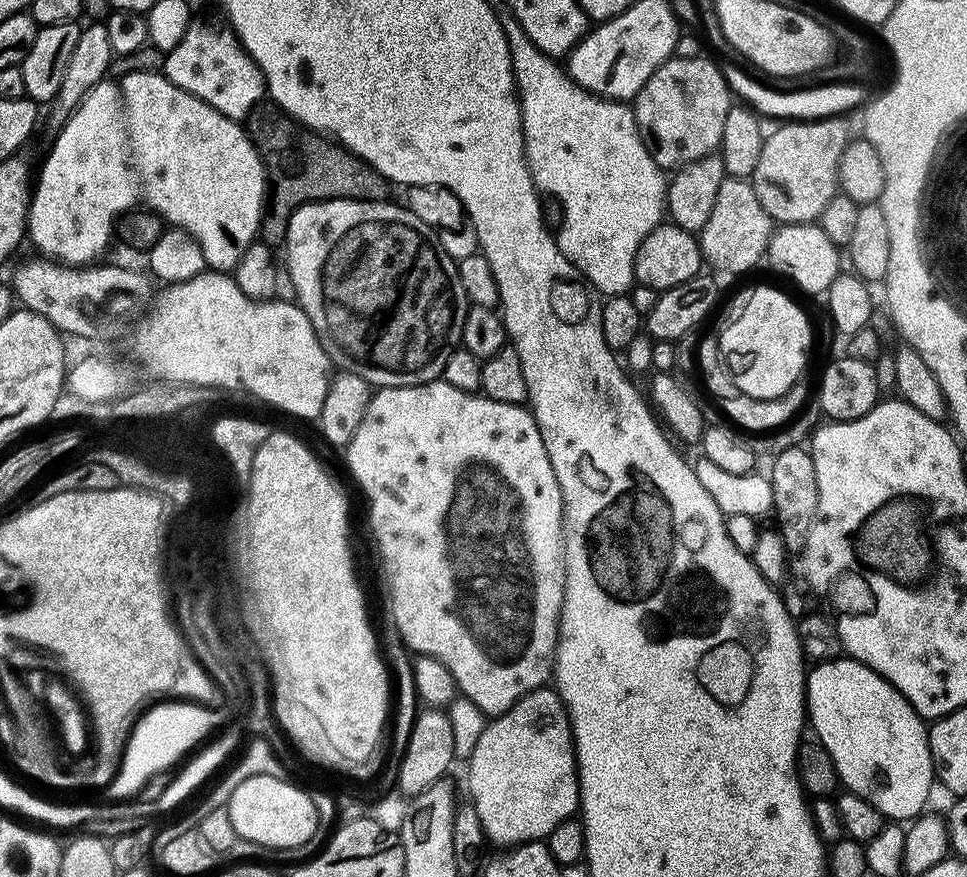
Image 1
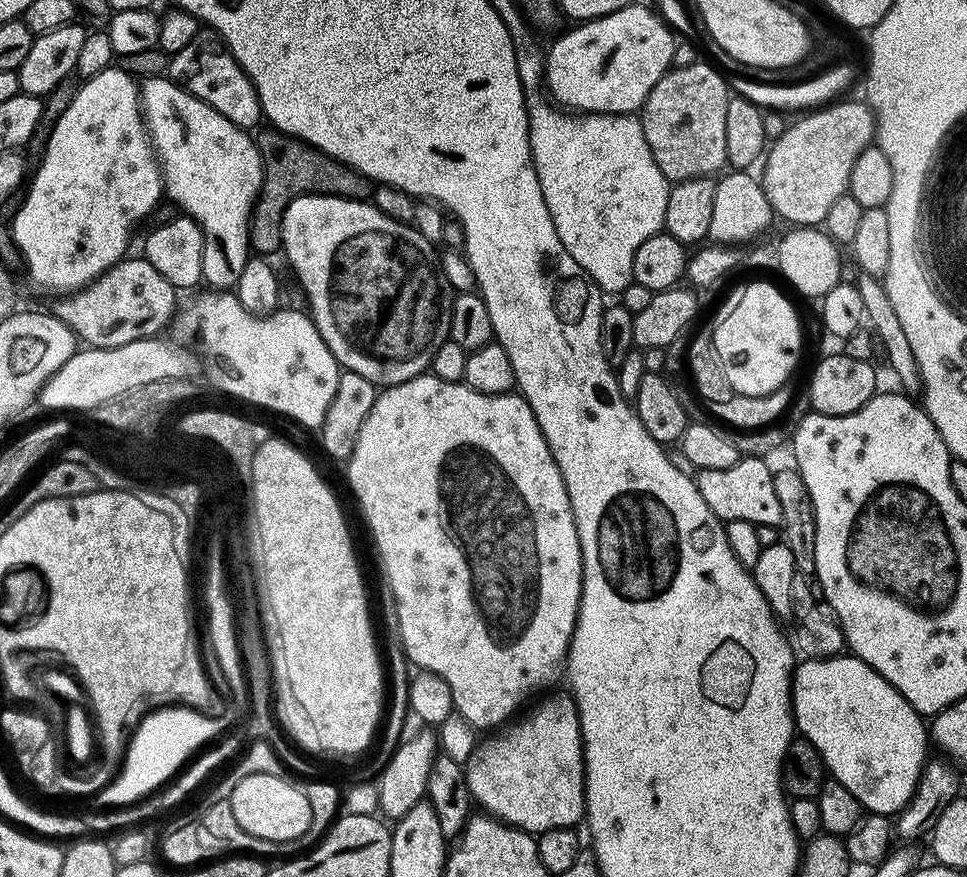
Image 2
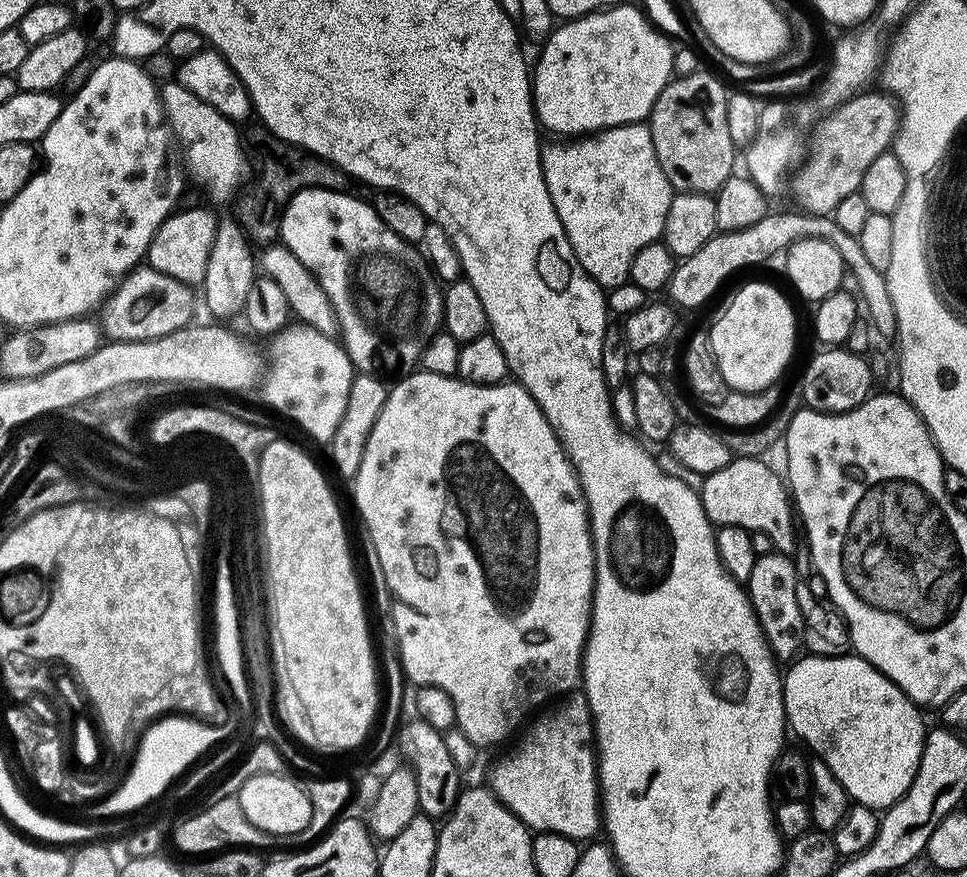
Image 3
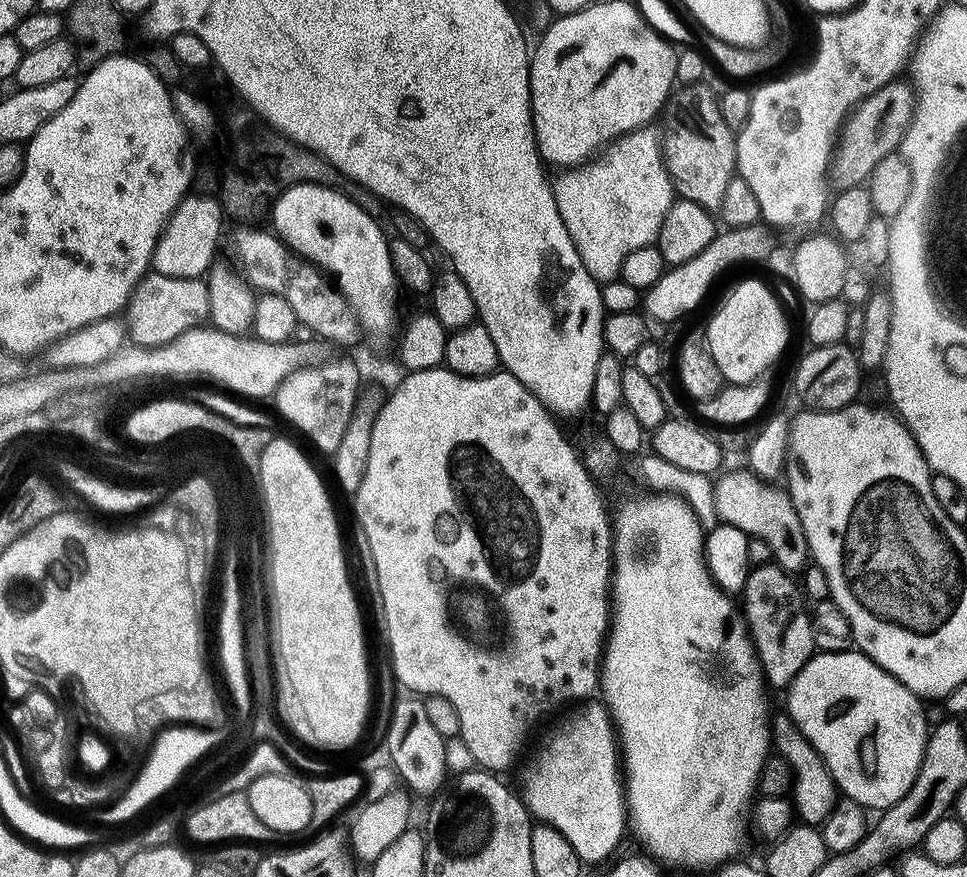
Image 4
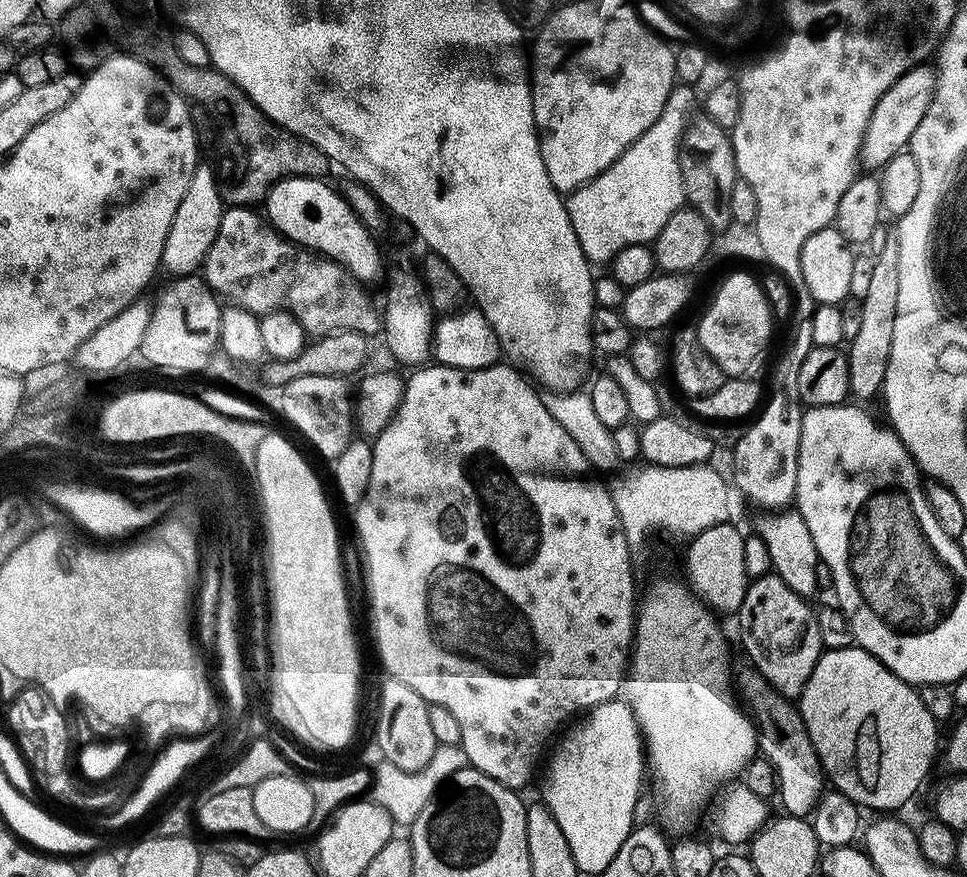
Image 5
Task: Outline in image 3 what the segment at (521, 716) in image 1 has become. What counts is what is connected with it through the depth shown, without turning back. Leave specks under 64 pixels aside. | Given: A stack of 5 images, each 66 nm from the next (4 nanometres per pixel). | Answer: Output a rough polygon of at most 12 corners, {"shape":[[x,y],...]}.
{"shape":[[565,695],[492,768],[533,833],[602,828],[594,729]]}

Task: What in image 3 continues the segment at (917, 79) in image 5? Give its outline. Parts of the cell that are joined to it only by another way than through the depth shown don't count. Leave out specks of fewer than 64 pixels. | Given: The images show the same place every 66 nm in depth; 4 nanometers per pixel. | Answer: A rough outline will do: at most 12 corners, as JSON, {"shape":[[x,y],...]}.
{"shape":[[891,93],[823,117],[790,192],[829,215],[900,127]]}

